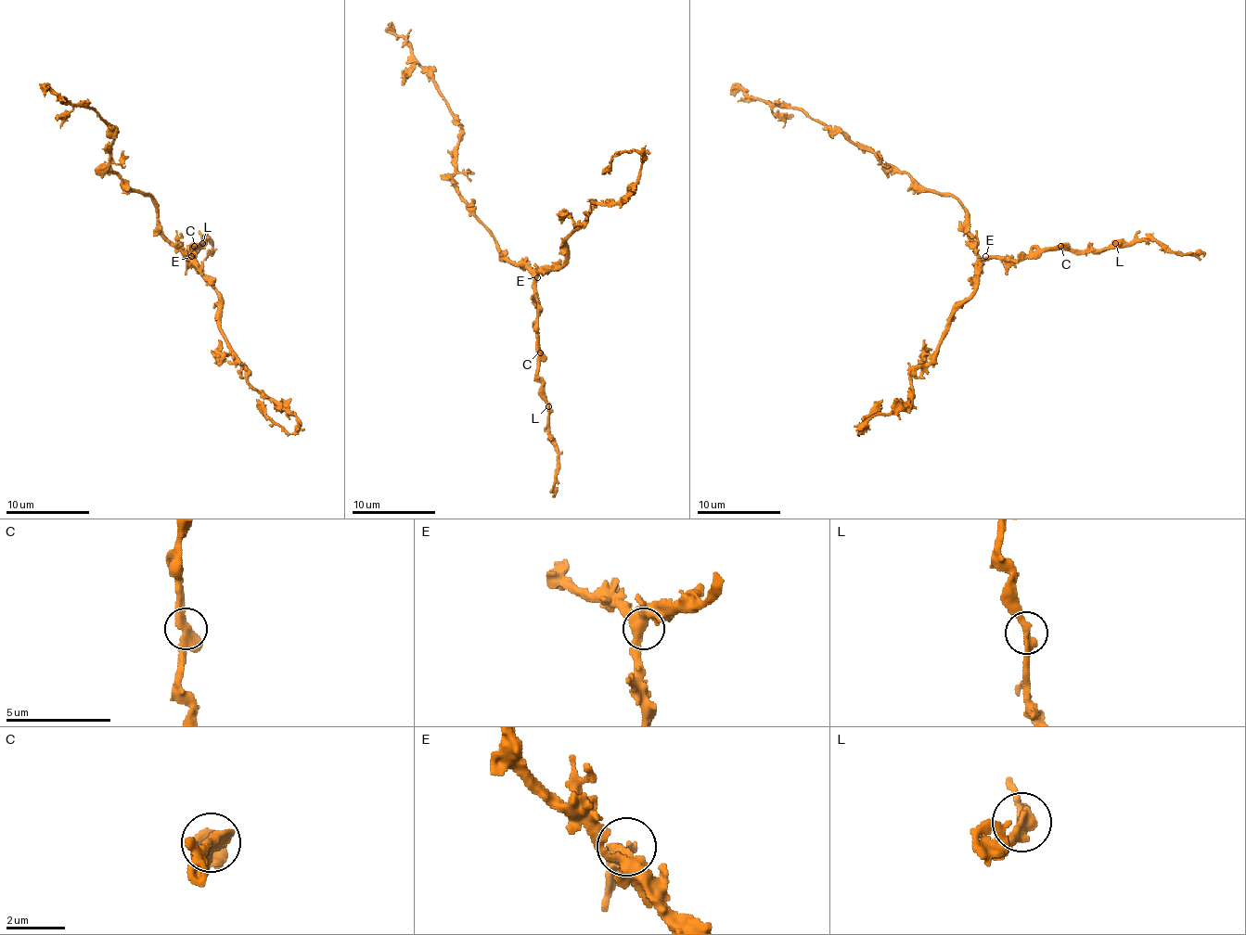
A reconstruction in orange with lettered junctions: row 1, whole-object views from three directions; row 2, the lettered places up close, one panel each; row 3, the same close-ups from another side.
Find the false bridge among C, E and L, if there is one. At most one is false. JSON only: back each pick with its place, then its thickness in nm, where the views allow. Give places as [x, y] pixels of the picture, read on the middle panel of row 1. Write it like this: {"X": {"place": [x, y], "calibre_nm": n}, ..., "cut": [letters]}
{"cut": []}

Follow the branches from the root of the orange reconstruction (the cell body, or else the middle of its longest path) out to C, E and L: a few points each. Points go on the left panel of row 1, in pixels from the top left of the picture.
C: (171, 241), (186, 258), (191, 258), (194, 246)
E: (171, 241), (186, 258), (191, 256)
L: (171, 241), (186, 258), (191, 258), (191, 249), (202, 244)

